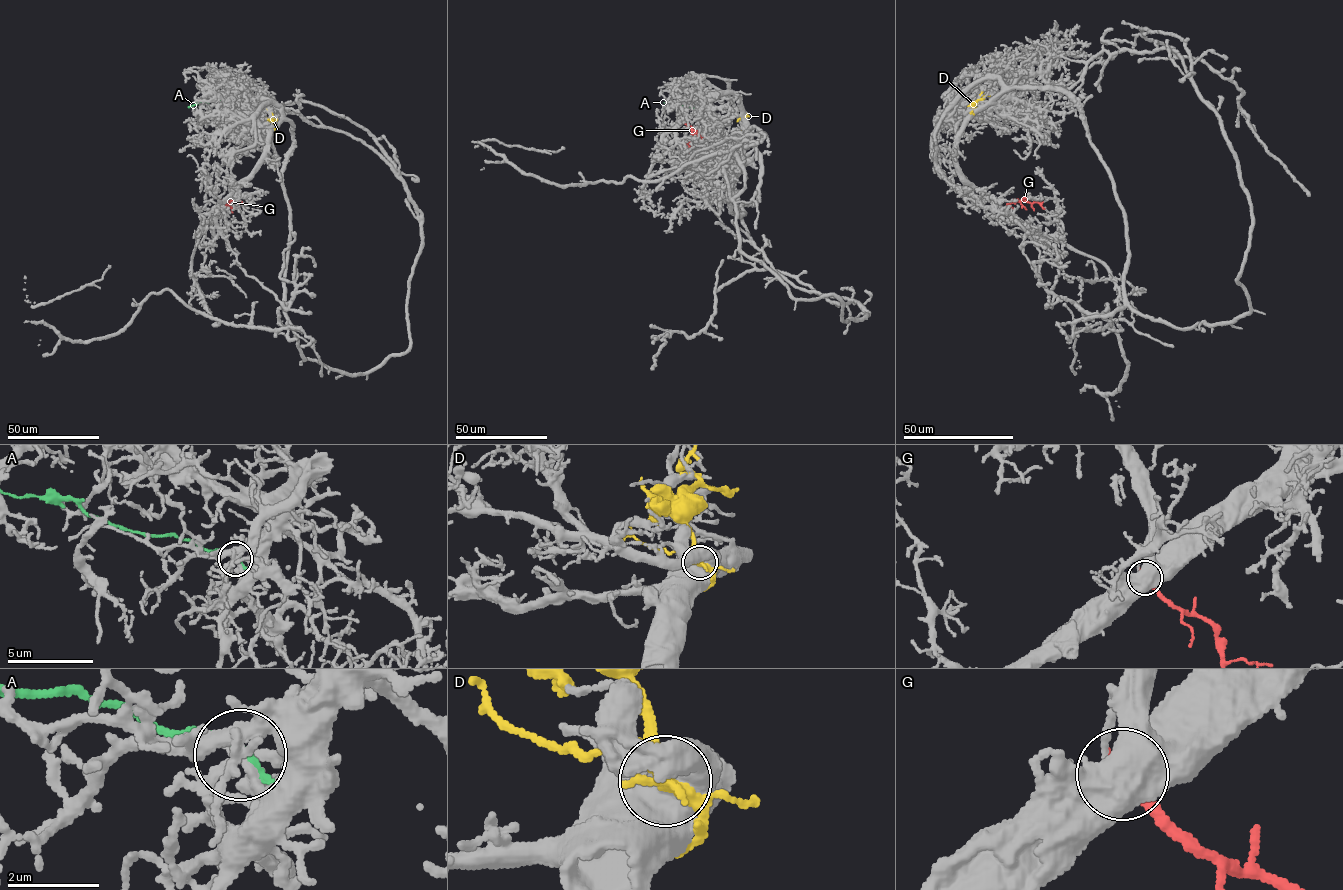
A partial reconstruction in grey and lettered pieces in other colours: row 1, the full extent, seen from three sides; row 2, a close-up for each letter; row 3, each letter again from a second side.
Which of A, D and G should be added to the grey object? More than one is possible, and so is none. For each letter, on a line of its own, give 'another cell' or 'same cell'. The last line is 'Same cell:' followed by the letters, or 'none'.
A: another cell
D: another cell
G: another cell
Same cell: none

